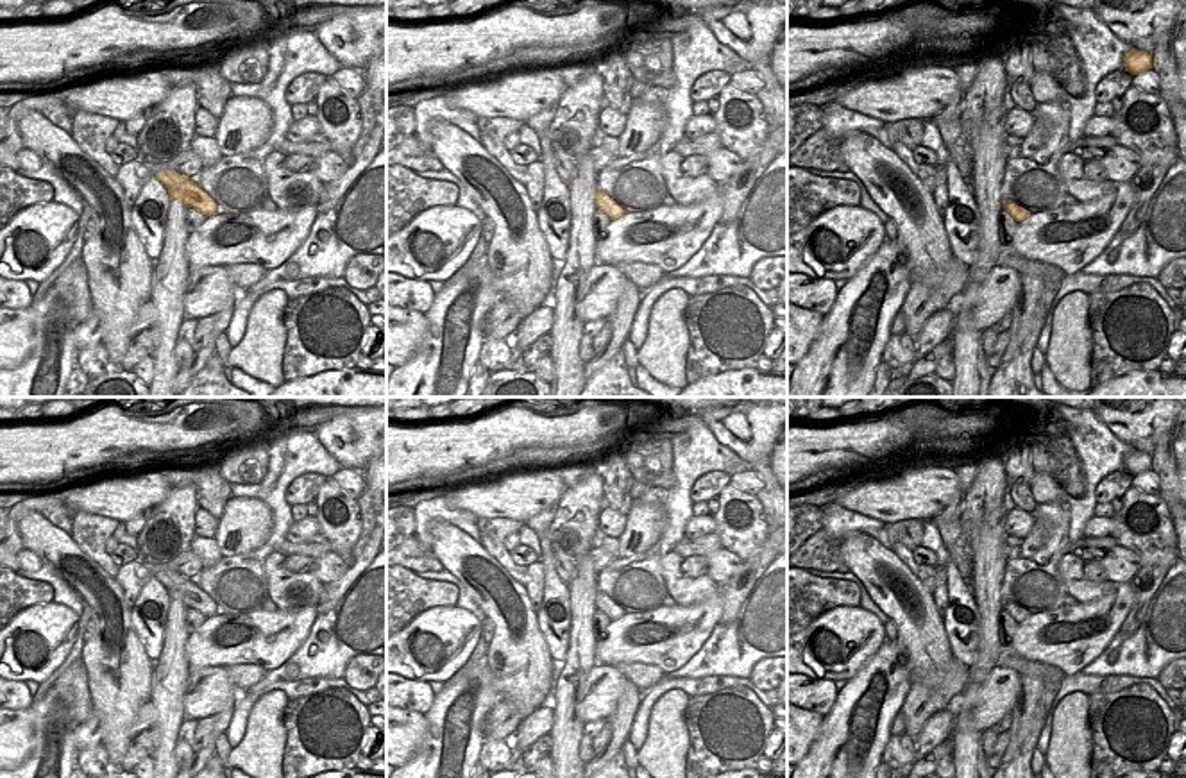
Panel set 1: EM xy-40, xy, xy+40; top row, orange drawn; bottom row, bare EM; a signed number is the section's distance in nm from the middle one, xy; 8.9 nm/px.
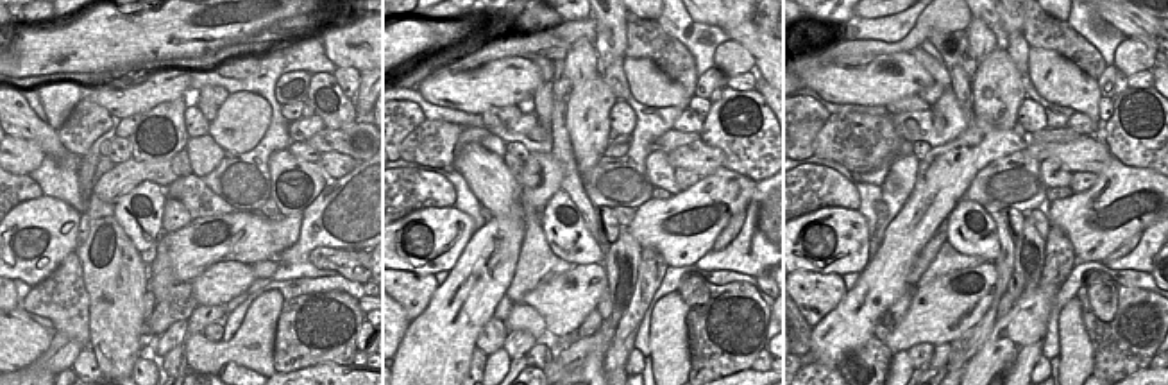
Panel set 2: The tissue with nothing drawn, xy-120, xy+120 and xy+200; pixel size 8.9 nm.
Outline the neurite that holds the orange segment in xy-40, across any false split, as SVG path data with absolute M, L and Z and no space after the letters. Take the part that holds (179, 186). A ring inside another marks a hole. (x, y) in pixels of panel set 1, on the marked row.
M157 170L156 179L165 184L170 199L181 199L186 207L193 207L206 216L216 215L216 202L197 184L195 179L188 179L175 170Z

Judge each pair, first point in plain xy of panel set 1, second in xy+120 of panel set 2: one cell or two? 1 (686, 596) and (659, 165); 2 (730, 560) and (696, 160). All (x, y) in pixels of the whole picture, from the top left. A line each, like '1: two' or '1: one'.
1: one
2: one

